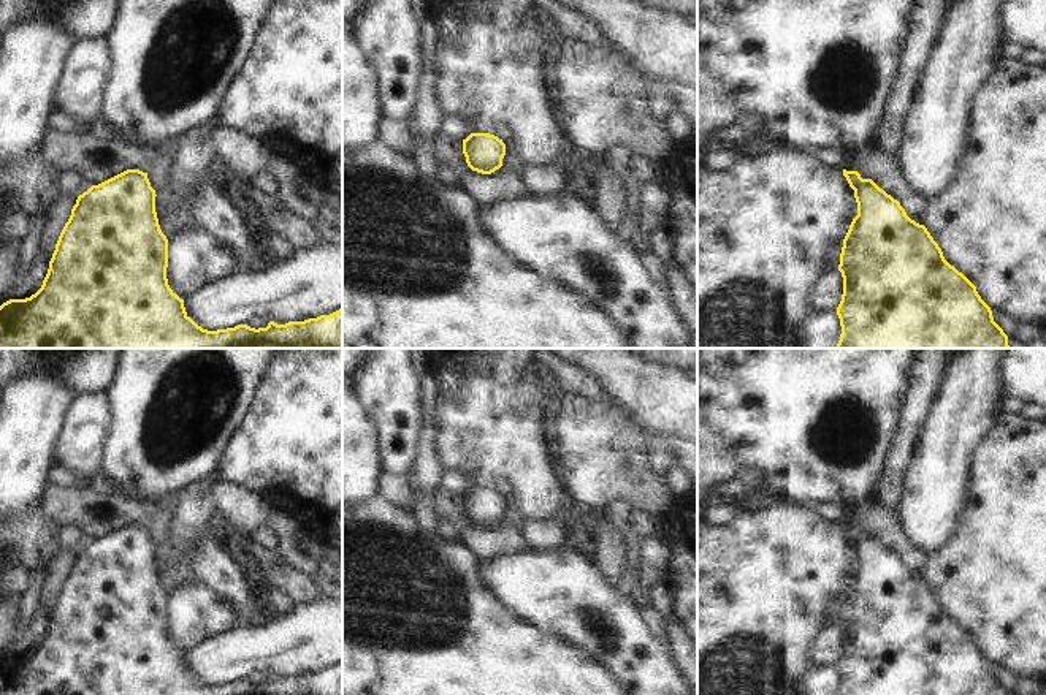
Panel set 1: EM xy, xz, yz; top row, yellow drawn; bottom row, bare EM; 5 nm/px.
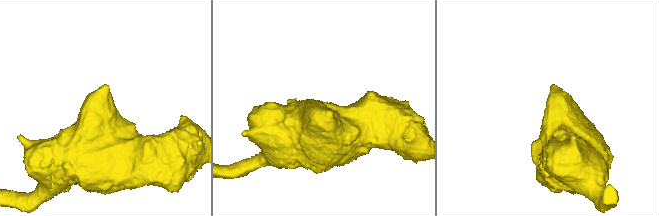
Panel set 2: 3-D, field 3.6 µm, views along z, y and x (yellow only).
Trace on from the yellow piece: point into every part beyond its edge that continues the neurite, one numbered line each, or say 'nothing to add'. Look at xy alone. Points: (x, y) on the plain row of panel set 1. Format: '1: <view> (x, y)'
nothing to add.

